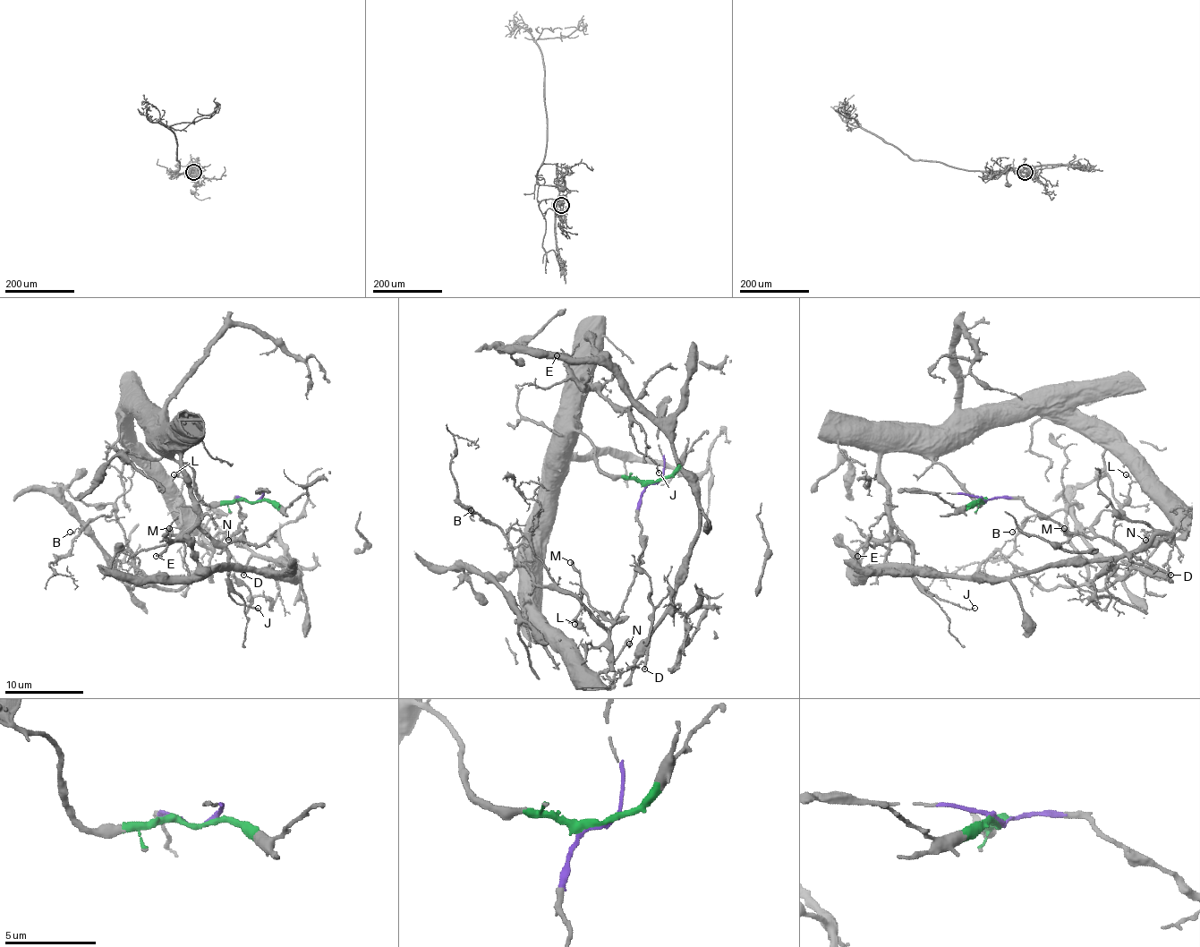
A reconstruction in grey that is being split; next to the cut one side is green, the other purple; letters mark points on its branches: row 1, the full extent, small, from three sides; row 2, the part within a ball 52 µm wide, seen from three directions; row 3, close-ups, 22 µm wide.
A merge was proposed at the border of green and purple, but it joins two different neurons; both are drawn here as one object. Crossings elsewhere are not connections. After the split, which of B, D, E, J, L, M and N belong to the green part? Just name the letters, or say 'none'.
D, E, J, N

